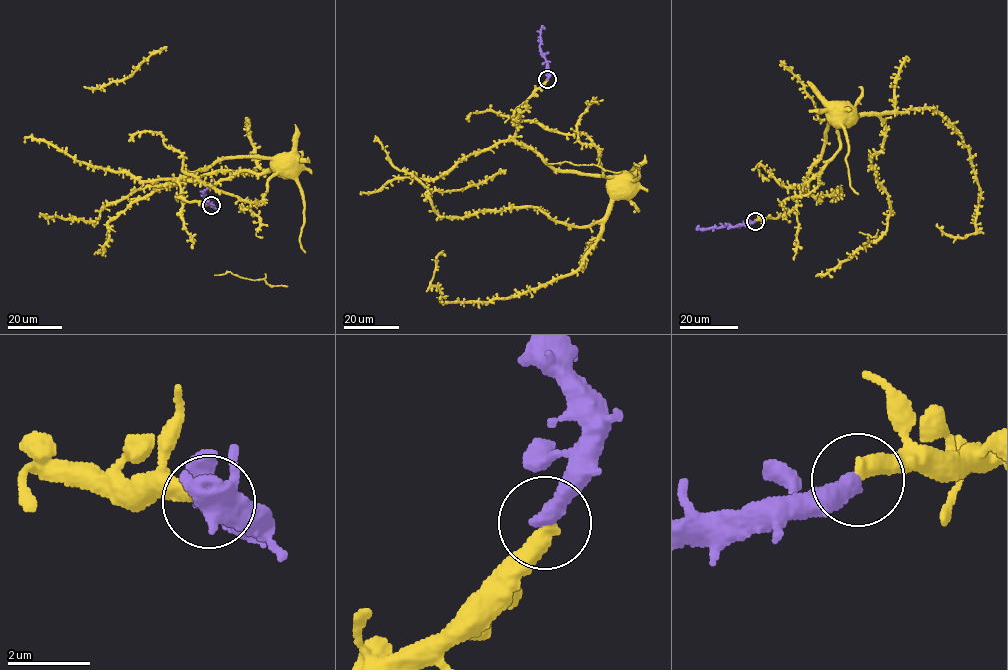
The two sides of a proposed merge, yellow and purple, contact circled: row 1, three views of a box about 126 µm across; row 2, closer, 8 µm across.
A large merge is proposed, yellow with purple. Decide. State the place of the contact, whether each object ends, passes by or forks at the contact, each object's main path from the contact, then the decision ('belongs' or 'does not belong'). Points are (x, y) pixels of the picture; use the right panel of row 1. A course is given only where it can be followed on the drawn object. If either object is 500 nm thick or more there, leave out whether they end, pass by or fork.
(755, 221) | yellow ends | purple ends | yellow via (755, 221), (793, 209), (828, 120), (932, 108), (968, 149), (980, 194), (975, 232), (949, 236), (937, 224) | purple via (755, 221), (719, 228), (697, 228), (698, 224) | belongs

